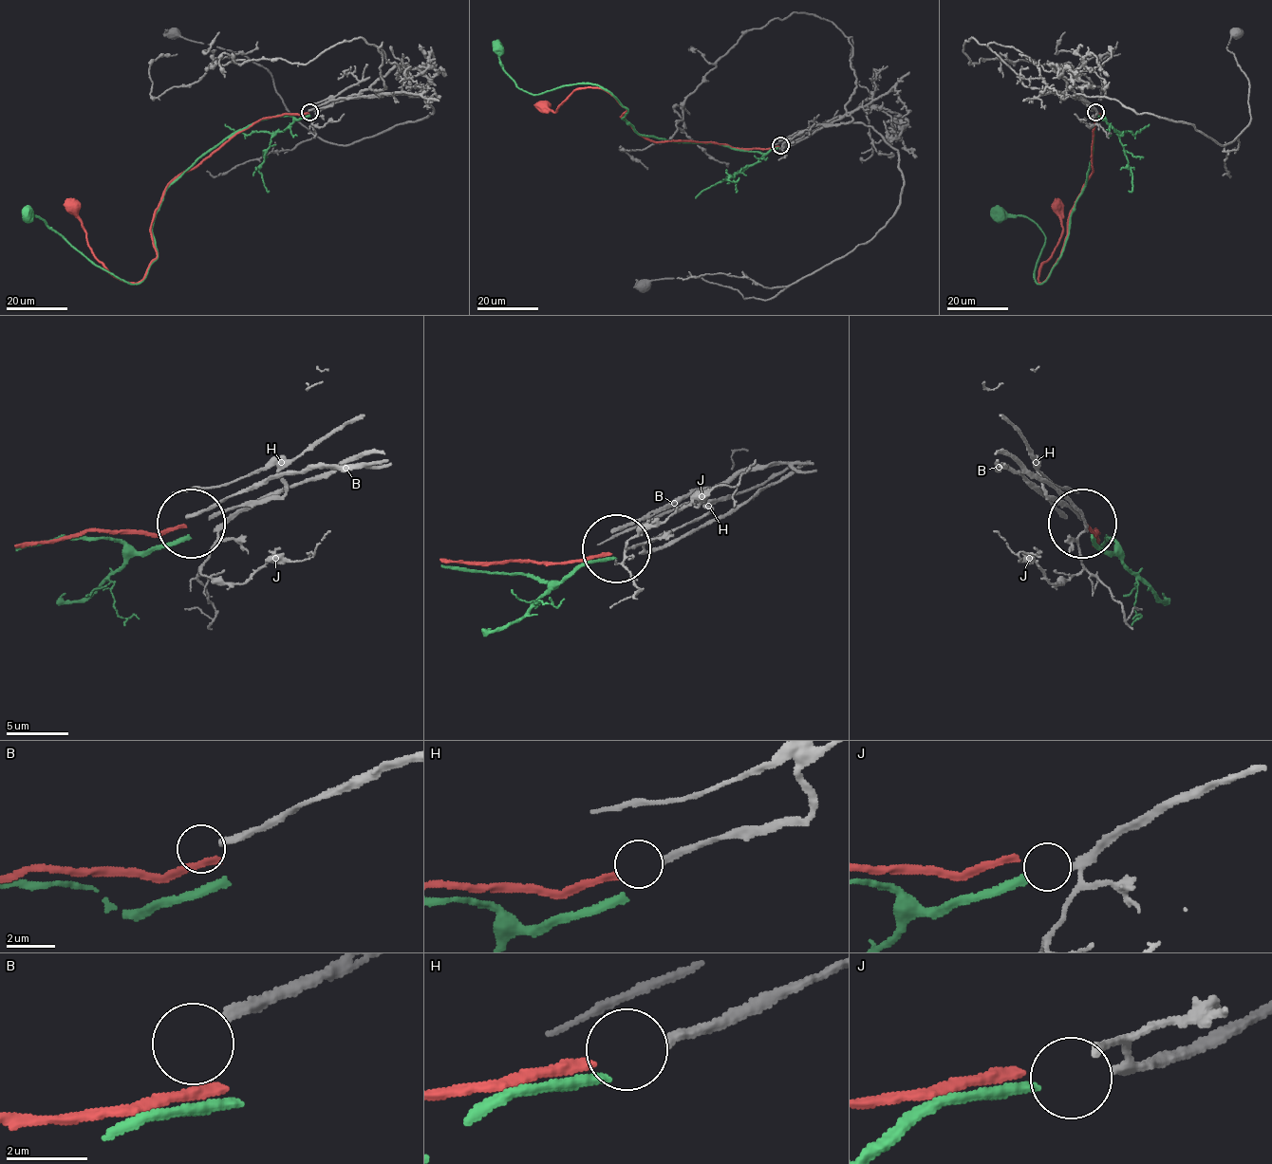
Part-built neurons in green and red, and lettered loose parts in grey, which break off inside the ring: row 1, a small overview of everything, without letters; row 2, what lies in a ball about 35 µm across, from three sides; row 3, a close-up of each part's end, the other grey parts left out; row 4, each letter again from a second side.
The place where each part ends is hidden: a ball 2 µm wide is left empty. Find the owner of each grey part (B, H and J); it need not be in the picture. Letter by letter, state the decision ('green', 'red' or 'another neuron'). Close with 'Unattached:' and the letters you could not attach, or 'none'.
B: another neuron
H: red
J: green
Unattached: B

